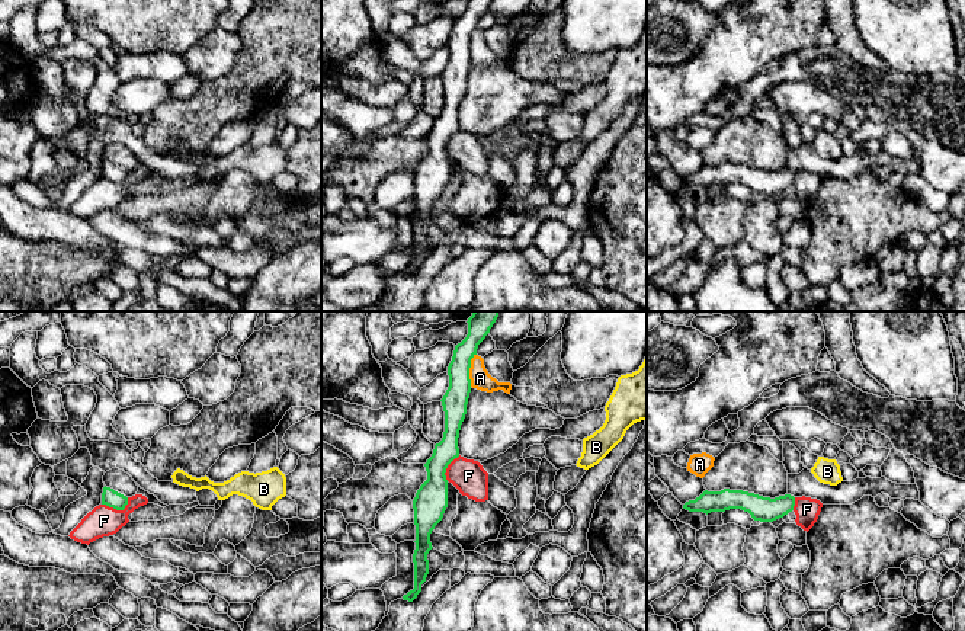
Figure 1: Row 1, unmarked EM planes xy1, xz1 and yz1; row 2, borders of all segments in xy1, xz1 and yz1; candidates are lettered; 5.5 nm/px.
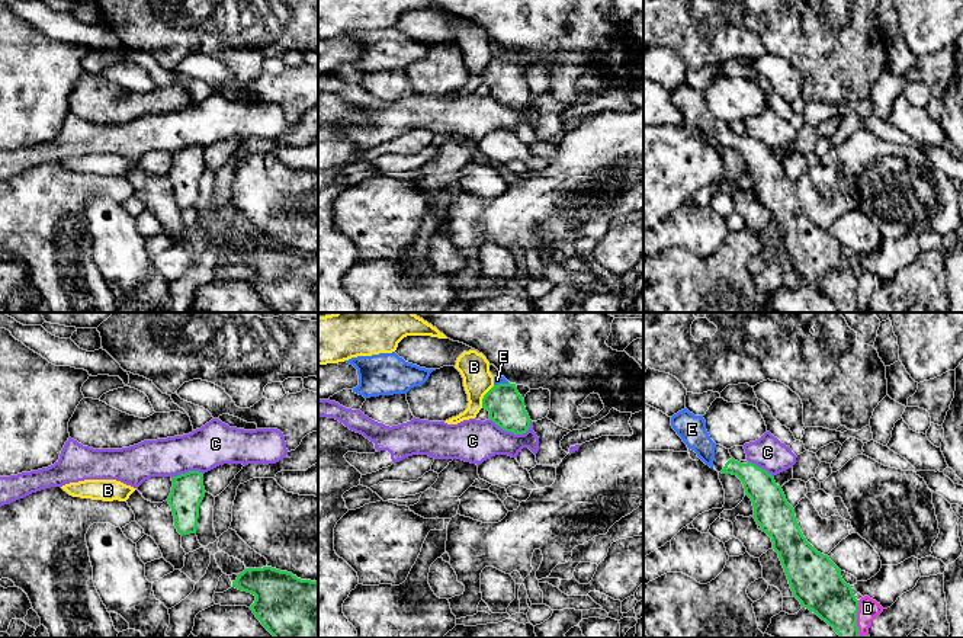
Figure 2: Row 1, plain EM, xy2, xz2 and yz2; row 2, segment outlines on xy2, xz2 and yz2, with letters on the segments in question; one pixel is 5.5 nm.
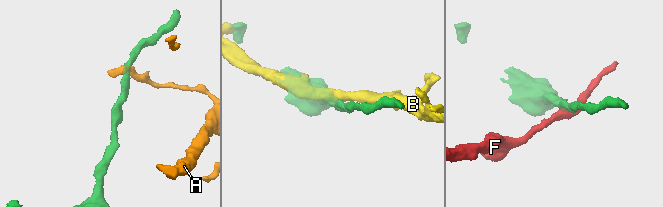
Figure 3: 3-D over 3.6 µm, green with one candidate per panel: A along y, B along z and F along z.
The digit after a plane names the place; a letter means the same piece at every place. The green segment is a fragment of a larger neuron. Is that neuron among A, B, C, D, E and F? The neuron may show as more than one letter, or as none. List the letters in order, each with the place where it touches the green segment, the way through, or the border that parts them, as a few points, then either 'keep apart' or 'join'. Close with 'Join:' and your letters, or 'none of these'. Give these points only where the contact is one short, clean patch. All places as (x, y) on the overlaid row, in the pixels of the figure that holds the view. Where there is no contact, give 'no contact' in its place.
A: contact xz1 (468, 370); border xz1 (475, 354), (471, 359), (470, 386); keep apart
B: contact xz2 (484, 397); keep apart
C: contact xz2 (510, 430); border xz2 (490, 419), (514, 433), (523, 433), (530, 426); keep apart
D: contact yz2 (856, 619); keep apart
E: contact xz2 (501, 384); way xz2 (506, 406), (501, 384), (497, 380); join
F: contact xy1 (118, 509); border xy1 (128, 497), (122, 509), (114, 509), (102, 503); keep apart
Join: E

